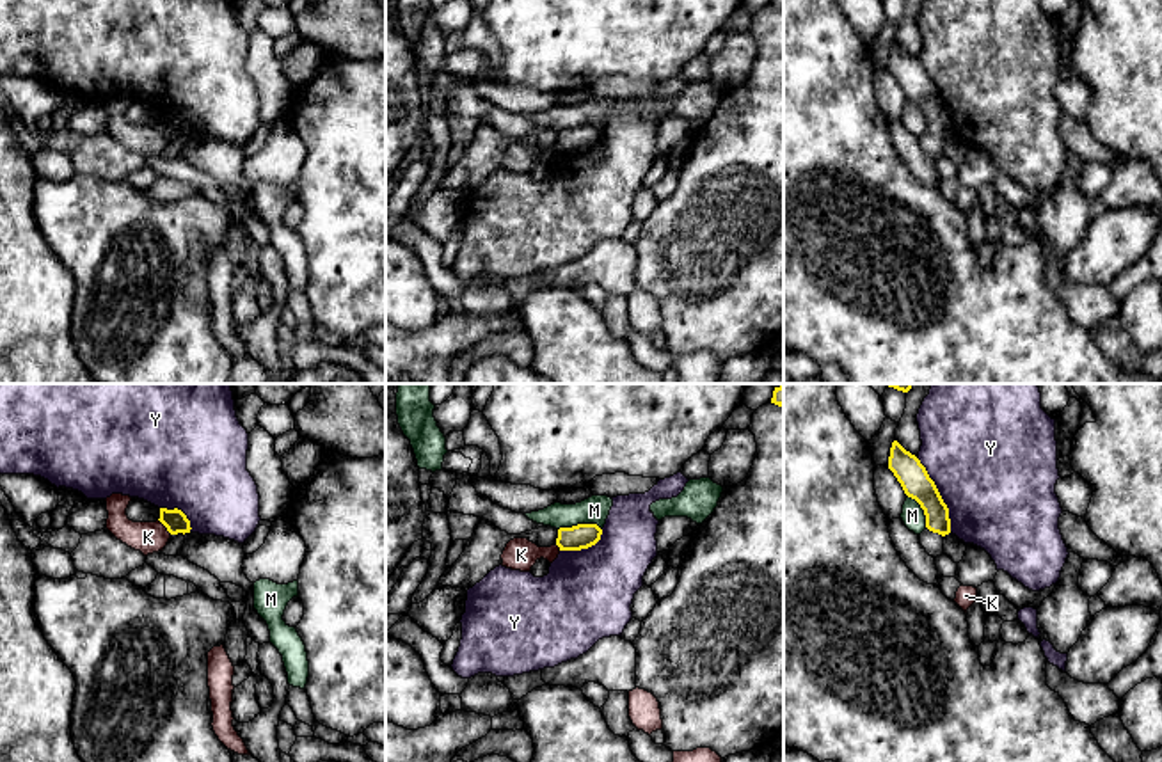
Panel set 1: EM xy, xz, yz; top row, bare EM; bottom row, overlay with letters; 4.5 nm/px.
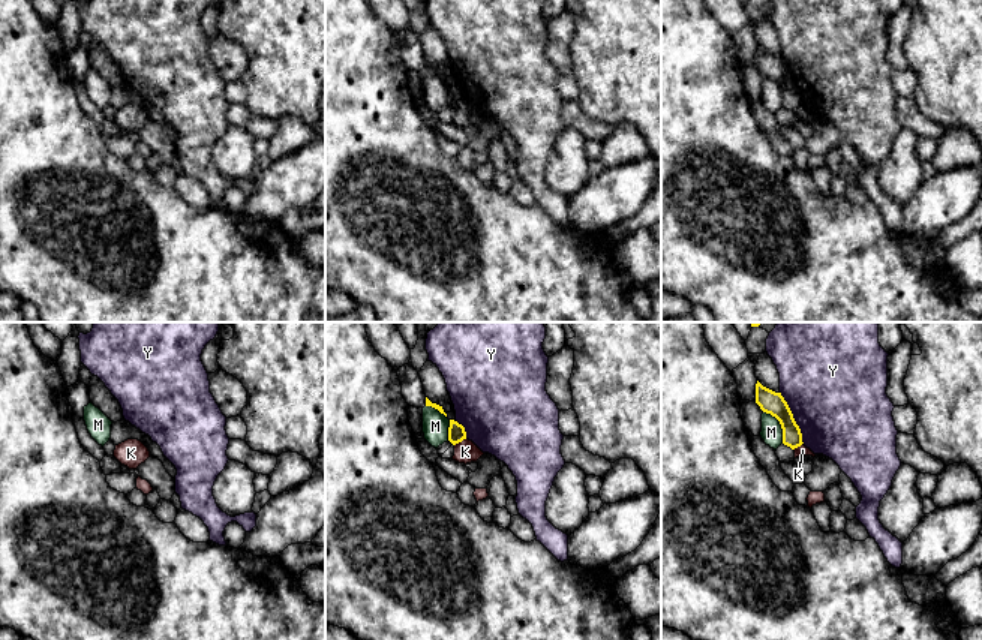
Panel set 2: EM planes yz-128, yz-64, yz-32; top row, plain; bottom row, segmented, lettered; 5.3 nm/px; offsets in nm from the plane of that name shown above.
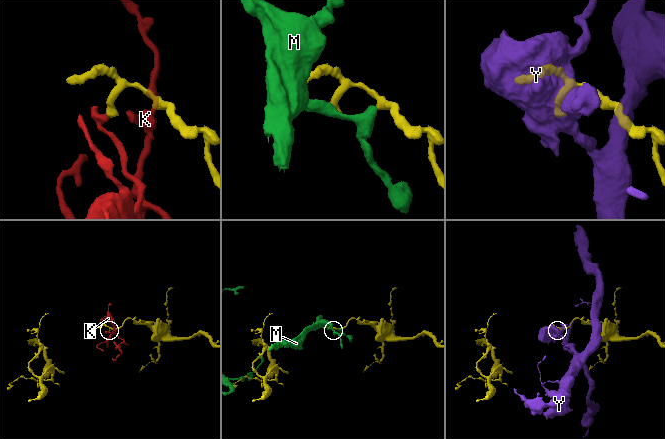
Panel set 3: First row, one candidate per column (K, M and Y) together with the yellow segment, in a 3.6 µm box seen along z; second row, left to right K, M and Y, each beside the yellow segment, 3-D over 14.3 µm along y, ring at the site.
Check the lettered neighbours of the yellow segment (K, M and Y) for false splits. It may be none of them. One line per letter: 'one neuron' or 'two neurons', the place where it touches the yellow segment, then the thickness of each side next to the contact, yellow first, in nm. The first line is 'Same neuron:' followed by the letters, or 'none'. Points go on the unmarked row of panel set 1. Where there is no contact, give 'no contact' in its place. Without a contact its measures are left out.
Same neuron: none
K: two neurons; contact xy (164, 126); calibres 100 and 140 nm
M: two neurons; contact xz (580, 126); calibres 110 and 130 nm
Y: two neurons; contact yz (939, 96); calibres 140 and 480 nm

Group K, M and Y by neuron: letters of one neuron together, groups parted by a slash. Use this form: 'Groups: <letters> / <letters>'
Groups: K / M / Y

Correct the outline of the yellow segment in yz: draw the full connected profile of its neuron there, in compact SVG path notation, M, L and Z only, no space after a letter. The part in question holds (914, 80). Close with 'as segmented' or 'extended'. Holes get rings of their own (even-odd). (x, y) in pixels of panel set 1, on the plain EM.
M897 43L892 44L888 71L901 85L904 96L915 101L926 117L926 130L942 139L951 135L949 110L920 62Z; as segmented

